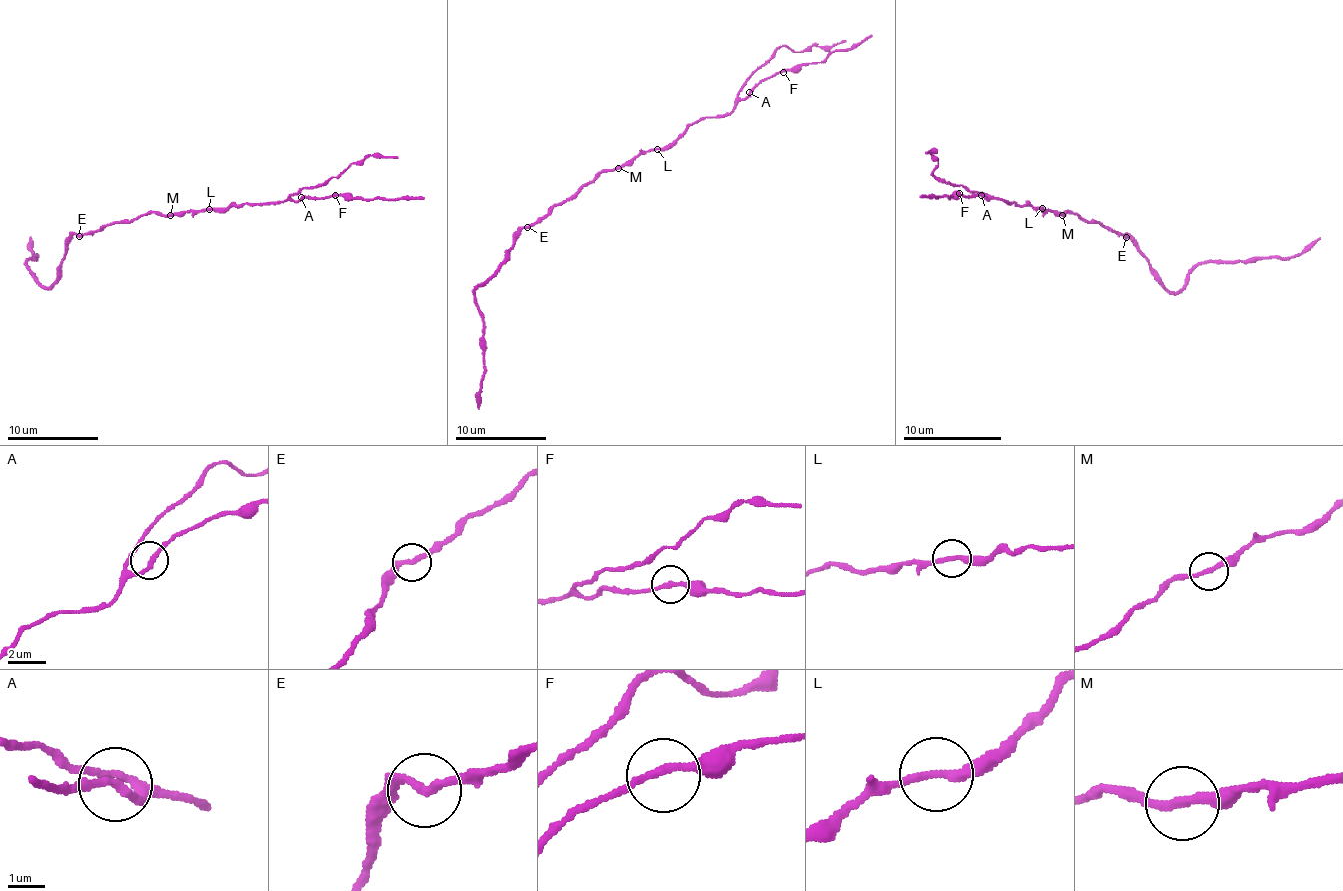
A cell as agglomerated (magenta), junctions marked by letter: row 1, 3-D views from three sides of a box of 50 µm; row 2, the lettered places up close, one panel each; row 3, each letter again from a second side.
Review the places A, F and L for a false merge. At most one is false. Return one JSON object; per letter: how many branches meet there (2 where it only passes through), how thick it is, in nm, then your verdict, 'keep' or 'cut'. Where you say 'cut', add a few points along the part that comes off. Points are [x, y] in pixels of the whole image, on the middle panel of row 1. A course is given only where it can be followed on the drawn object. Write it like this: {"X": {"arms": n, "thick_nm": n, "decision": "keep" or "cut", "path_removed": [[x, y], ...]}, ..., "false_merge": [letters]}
{"A": {"arms": 2, "thick_nm": 200, "decision": "keep"}, "F": {"arms": 2, "thick_nm": 220, "decision": "keep"}, "L": {"arms": 2, "thick_nm": 240, "decision": "keep"}, "false_merge": []}

